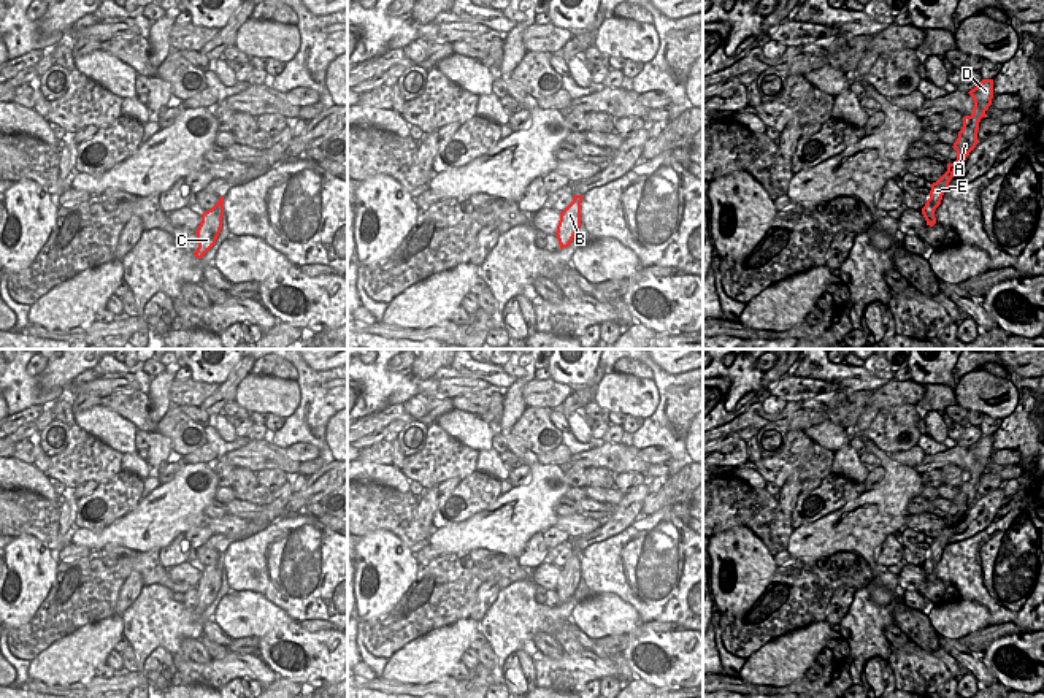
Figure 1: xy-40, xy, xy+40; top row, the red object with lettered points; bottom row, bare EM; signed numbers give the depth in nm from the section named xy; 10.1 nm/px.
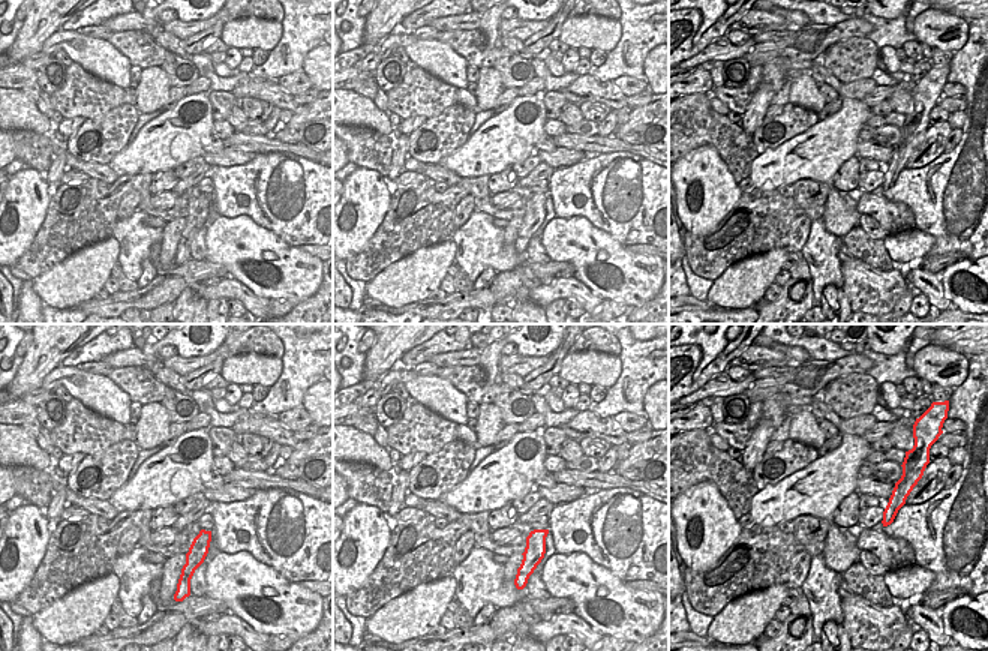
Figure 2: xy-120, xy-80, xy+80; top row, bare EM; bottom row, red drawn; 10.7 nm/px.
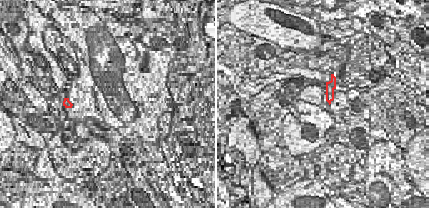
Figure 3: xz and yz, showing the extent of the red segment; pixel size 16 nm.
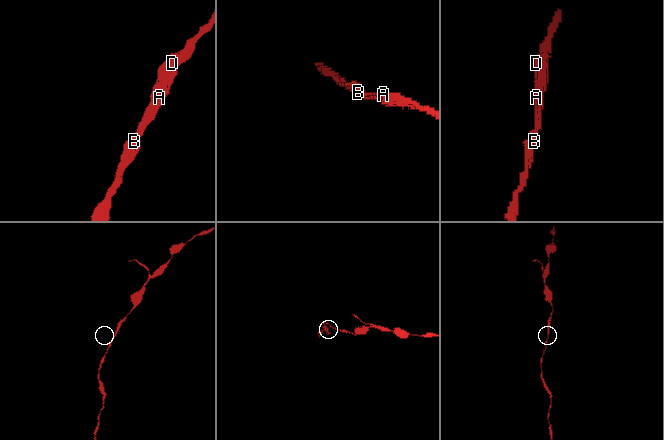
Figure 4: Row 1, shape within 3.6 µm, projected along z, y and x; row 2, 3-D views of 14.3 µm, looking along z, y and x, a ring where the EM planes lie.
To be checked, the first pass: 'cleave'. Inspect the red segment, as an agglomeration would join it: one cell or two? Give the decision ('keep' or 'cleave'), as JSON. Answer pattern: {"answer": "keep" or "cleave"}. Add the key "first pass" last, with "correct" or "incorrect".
{"answer": "keep", "first pass": "incorrect"}

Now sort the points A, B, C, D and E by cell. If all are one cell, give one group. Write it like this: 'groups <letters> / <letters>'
groups A B C D E

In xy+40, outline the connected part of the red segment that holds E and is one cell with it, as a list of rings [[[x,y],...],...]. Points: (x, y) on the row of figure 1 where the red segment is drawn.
[[[982,79],[981,84],[971,89],[968,94],[974,100],[974,108],[971,116],[963,117],[963,127],[952,146],[957,151],[957,160],[954,163],[947,163],[947,171],[936,182],[930,184],[930,198],[922,208],[922,214],[930,227],[936,224],[935,209],[941,205],[942,195],[949,189],[949,182],[954,178],[955,170],[966,160],[979,141],[979,122],[987,116],[985,111],[992,105],[993,79]]]

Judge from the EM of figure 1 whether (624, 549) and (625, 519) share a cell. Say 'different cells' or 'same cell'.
different cells

